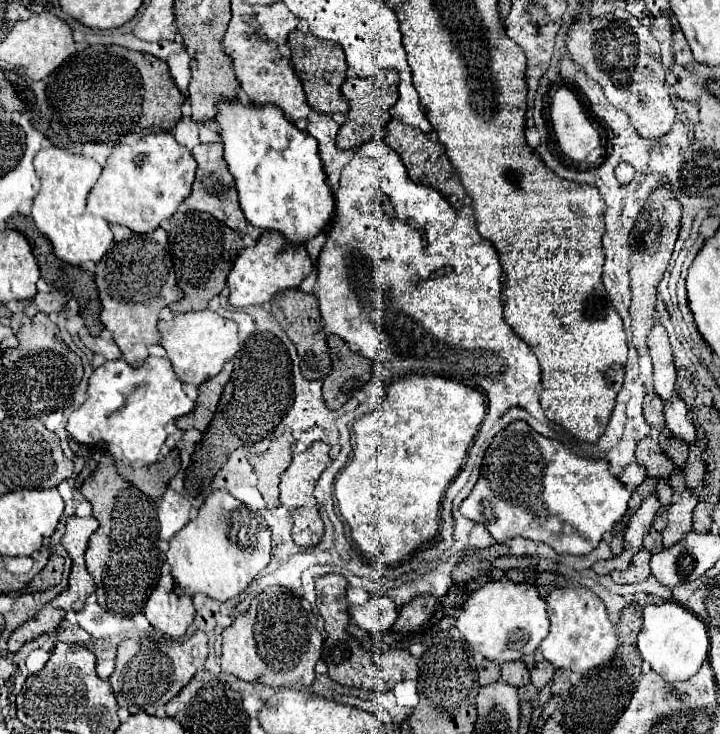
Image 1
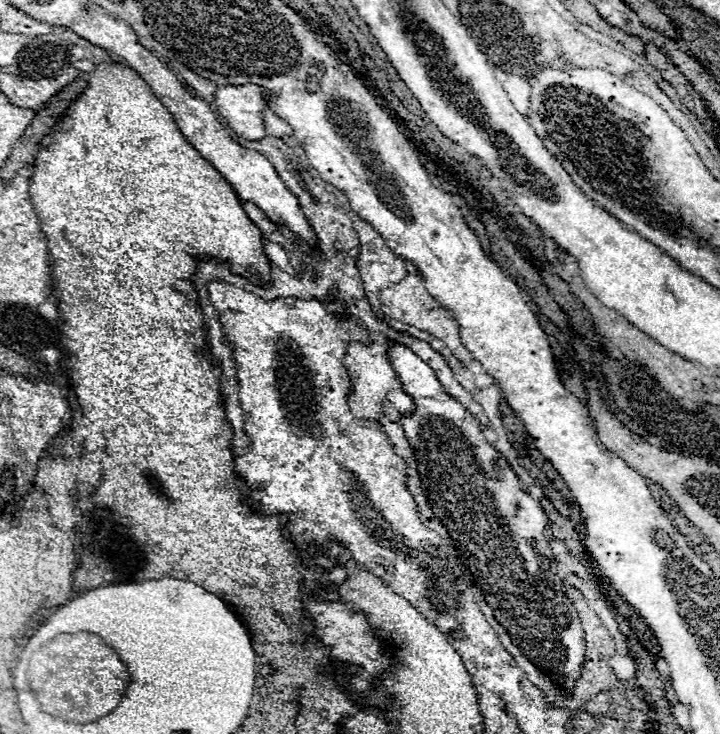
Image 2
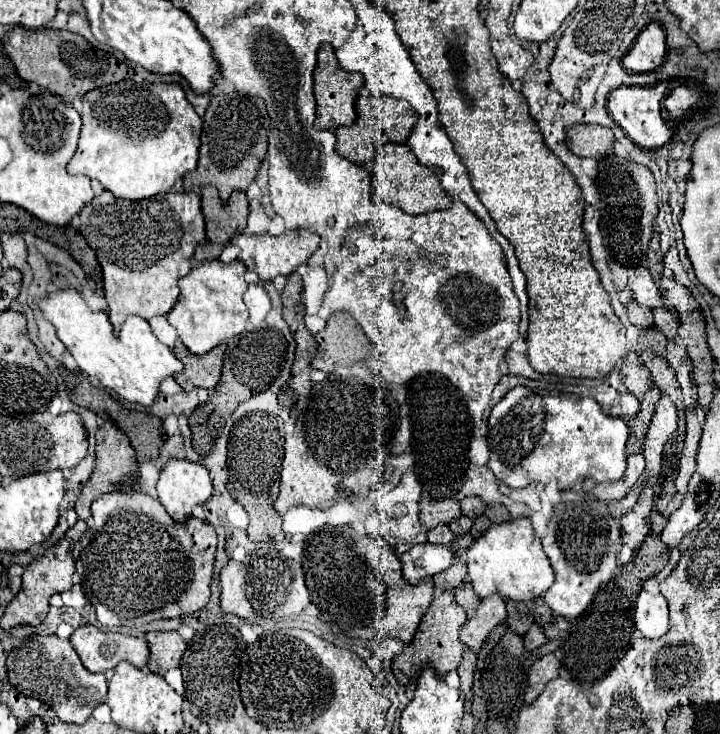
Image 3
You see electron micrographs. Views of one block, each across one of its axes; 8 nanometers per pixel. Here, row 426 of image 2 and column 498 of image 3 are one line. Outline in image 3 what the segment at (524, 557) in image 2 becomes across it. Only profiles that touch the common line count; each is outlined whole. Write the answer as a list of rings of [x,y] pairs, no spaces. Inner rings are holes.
[[[516,386],[488,416],[488,468],[510,488],[558,480],[560,490],[572,490],[584,478],[592,478],[596,484],[616,482],[626,470],[626,440],[626,422],[602,414],[594,398],[556,396]]]

